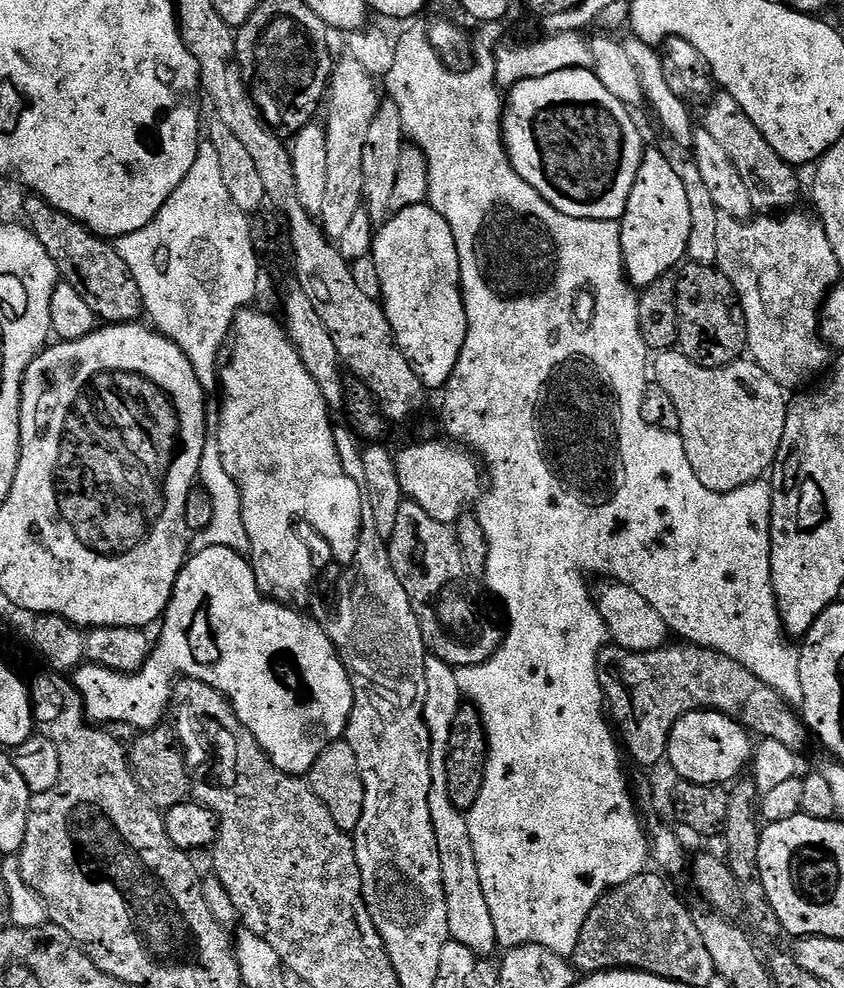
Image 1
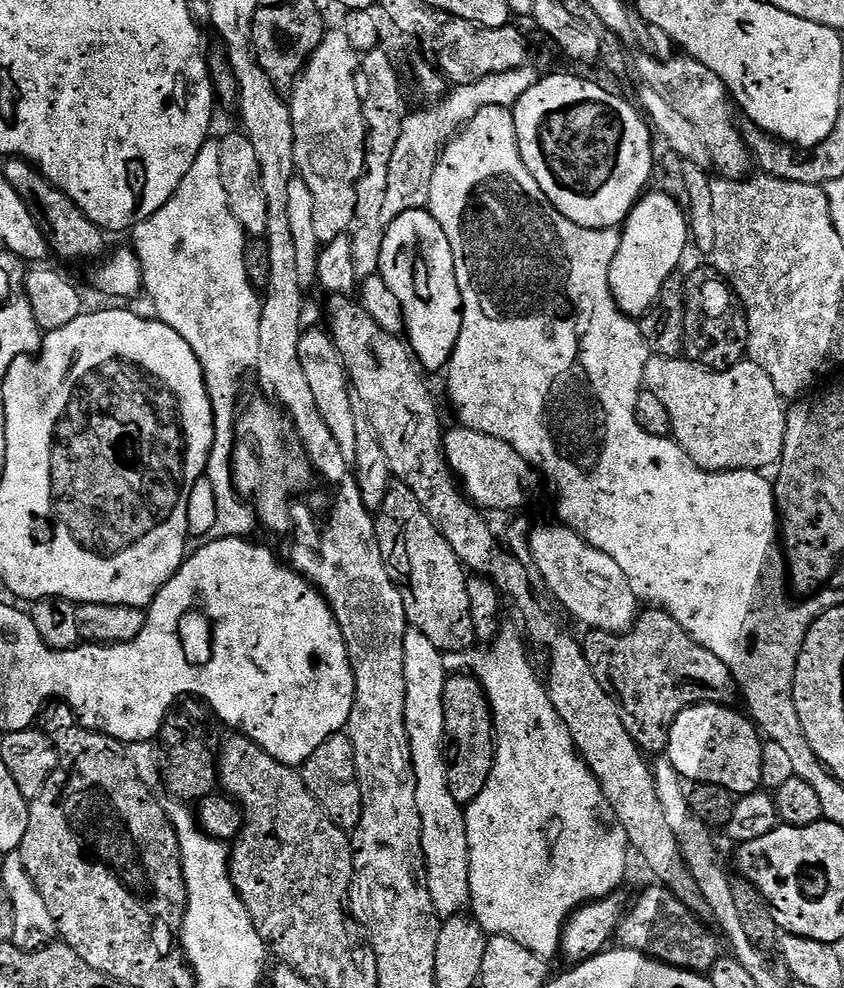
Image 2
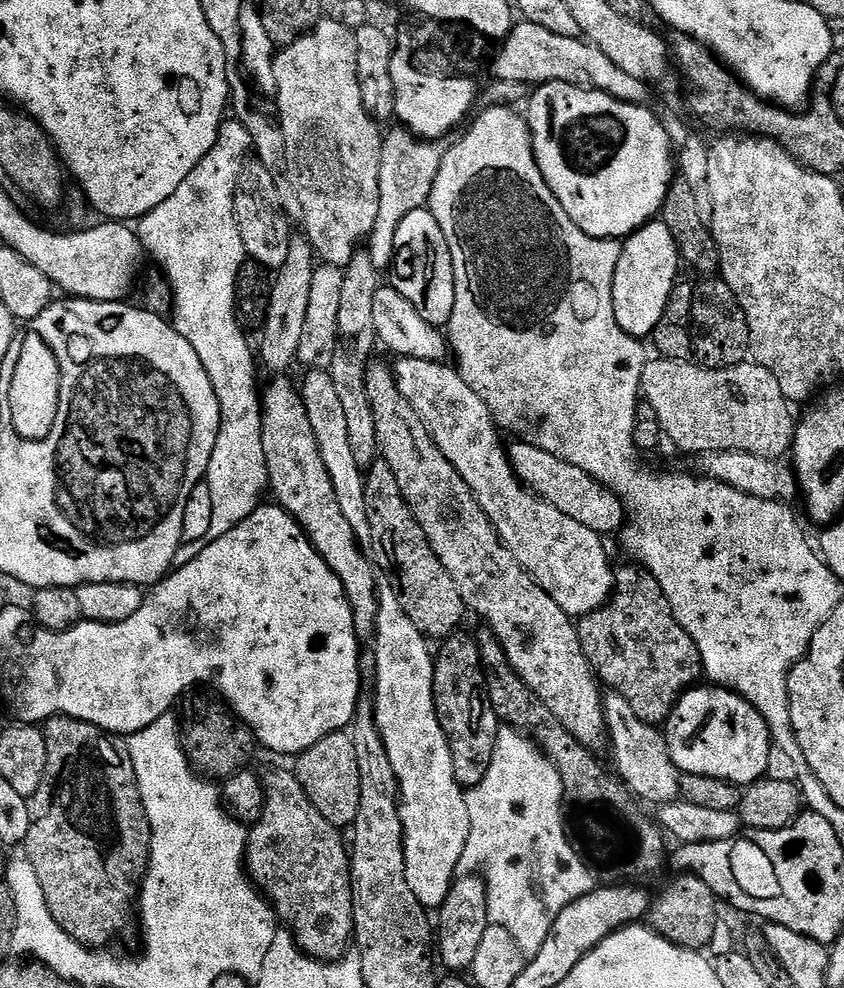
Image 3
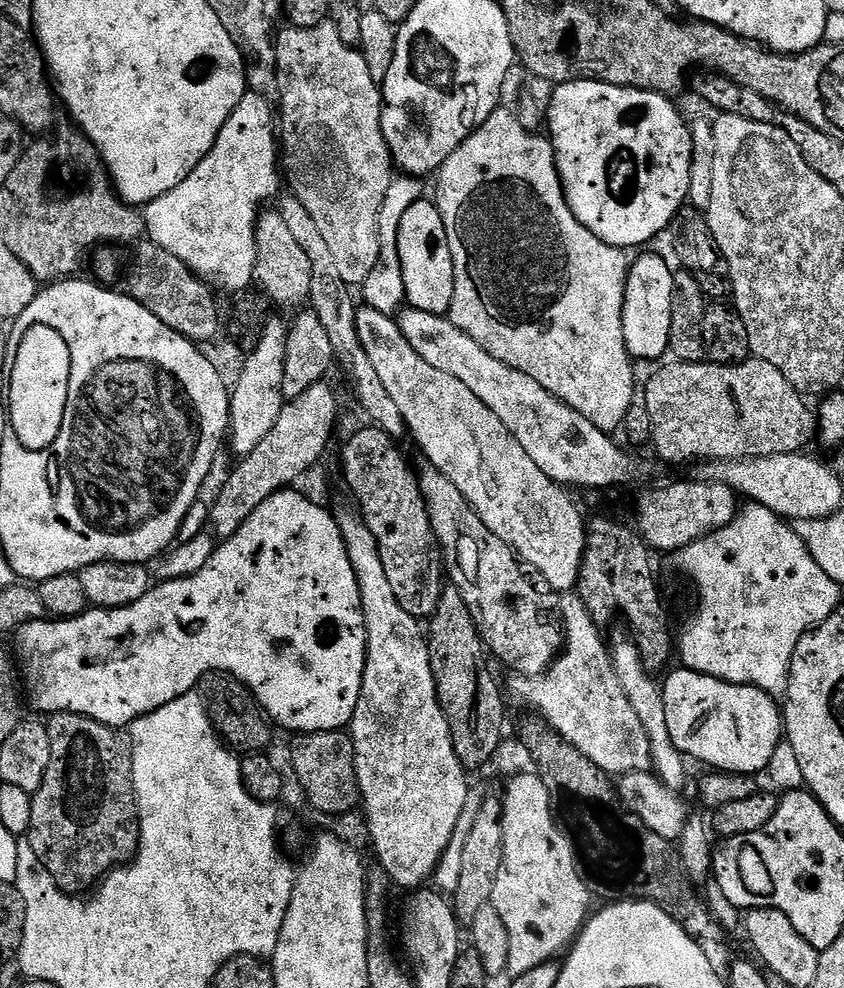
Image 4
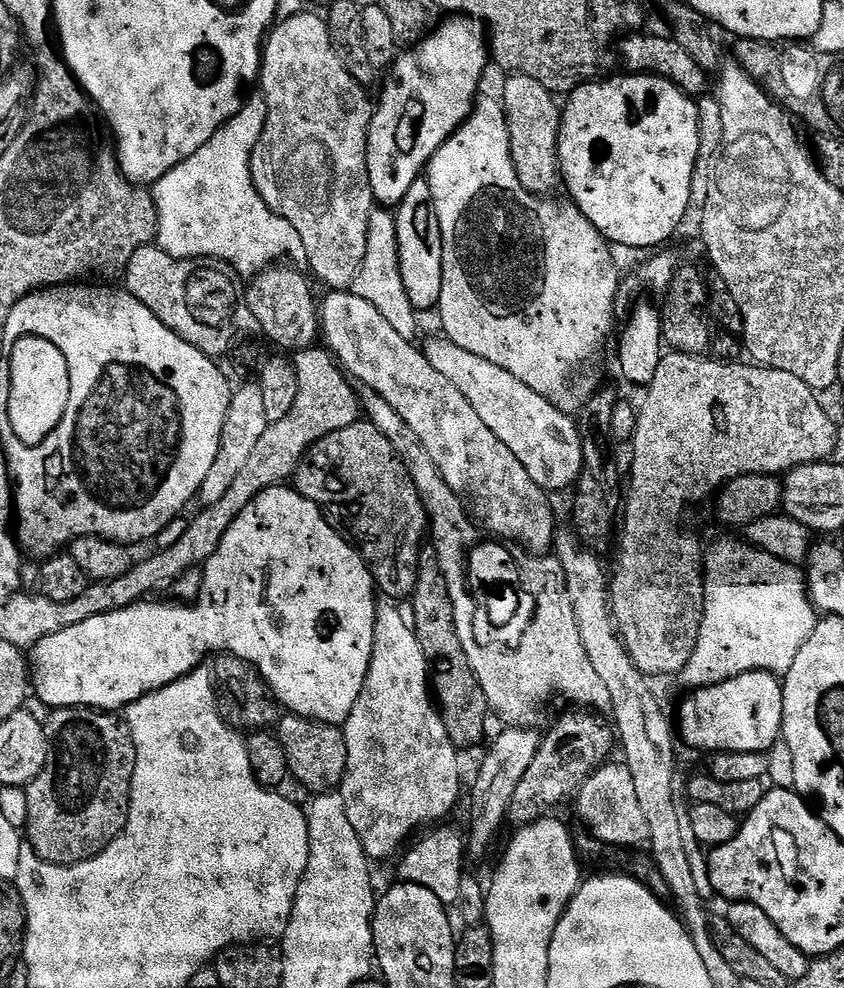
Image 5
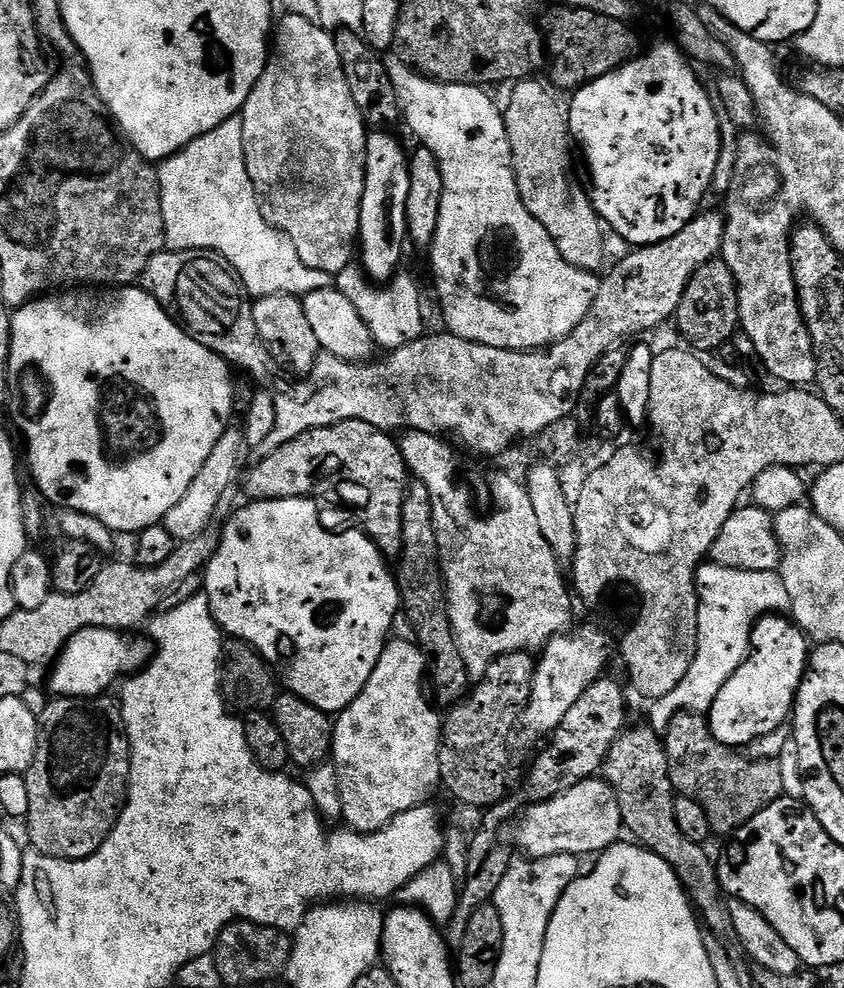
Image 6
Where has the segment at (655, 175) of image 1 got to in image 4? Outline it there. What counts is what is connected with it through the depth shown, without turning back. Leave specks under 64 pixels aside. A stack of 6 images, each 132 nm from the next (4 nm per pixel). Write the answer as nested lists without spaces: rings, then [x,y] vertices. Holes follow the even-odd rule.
[[[655,254],[640,256],[631,261],[624,278],[624,302],[621,306],[621,328],[624,348],[633,361],[656,360],[668,352],[670,338],[670,314],[672,313],[672,293],[677,281],[672,281],[673,269]]]

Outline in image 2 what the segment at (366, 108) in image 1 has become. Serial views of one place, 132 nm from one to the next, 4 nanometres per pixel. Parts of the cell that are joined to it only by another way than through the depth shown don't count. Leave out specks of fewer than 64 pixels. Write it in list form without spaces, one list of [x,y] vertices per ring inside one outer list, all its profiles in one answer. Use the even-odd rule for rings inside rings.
[[[343,30],[325,31],[324,41],[290,92],[294,122],[294,162],[299,179],[304,180],[306,186],[310,186],[310,194],[314,194],[314,231],[318,233],[321,245],[341,239],[351,229],[356,213],[356,183],[364,173],[364,147],[368,133],[356,85],[356,72],[360,68],[361,59],[361,53],[356,52]]]

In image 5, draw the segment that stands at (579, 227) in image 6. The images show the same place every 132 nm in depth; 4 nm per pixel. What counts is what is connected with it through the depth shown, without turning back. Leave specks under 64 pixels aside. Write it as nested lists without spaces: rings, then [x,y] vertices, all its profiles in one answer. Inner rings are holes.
[[[515,74],[507,77],[508,81],[504,84],[504,96],[502,103],[504,113],[508,119],[508,129],[510,130],[510,146],[512,147],[512,157],[518,178],[526,191],[534,196],[541,198],[547,197],[548,192],[552,192],[562,184],[562,173],[560,171],[560,121],[562,119],[562,108],[558,103],[557,97],[542,82],[534,82],[534,78],[517,76]]]

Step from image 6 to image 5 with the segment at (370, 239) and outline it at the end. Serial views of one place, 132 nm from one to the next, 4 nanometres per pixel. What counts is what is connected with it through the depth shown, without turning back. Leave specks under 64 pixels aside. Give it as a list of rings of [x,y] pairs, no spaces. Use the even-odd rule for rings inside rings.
[[[453,15],[445,19],[423,41],[405,54],[397,55],[395,64],[387,73],[388,81],[380,92],[380,104],[375,105],[368,131],[368,173],[373,201],[380,206],[398,206],[406,198],[410,186],[427,169],[433,154],[468,121],[472,113],[476,91],[488,64],[490,68],[490,41],[481,21],[471,16]]]

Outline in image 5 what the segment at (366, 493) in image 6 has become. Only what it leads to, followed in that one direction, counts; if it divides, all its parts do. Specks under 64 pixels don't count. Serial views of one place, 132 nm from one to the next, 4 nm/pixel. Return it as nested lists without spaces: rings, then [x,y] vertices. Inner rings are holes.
[[[361,418],[356,423],[342,430],[334,430],[334,434],[326,434],[309,452],[300,459],[294,477],[294,487],[310,502],[332,508],[345,508],[348,512],[360,512],[360,540],[358,551],[368,563],[372,572],[372,581],[377,589],[384,592],[389,601],[407,601],[418,582],[420,554],[425,543],[424,531],[429,531],[430,517],[425,508],[420,491],[414,486],[412,475],[406,470],[402,458],[386,442],[386,438],[367,419]]]

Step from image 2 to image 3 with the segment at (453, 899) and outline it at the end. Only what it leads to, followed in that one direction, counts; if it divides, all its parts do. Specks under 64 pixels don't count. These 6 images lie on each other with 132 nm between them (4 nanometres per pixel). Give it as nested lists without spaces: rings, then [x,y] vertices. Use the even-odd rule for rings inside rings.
[[[384,586],[378,592],[380,609],[376,619],[376,696],[374,695],[374,715],[376,728],[384,743],[390,766],[396,775],[396,787],[400,805],[400,821],[404,831],[404,865],[406,882],[426,910],[439,910],[450,894],[452,881],[457,879],[462,850],[466,850],[466,838],[470,838],[470,814],[464,801],[466,792],[454,778],[454,762],[450,758],[450,746],[436,713],[436,703],[432,693],[432,669],[434,656],[428,653],[429,641],[406,618],[399,599],[391,587]]]

